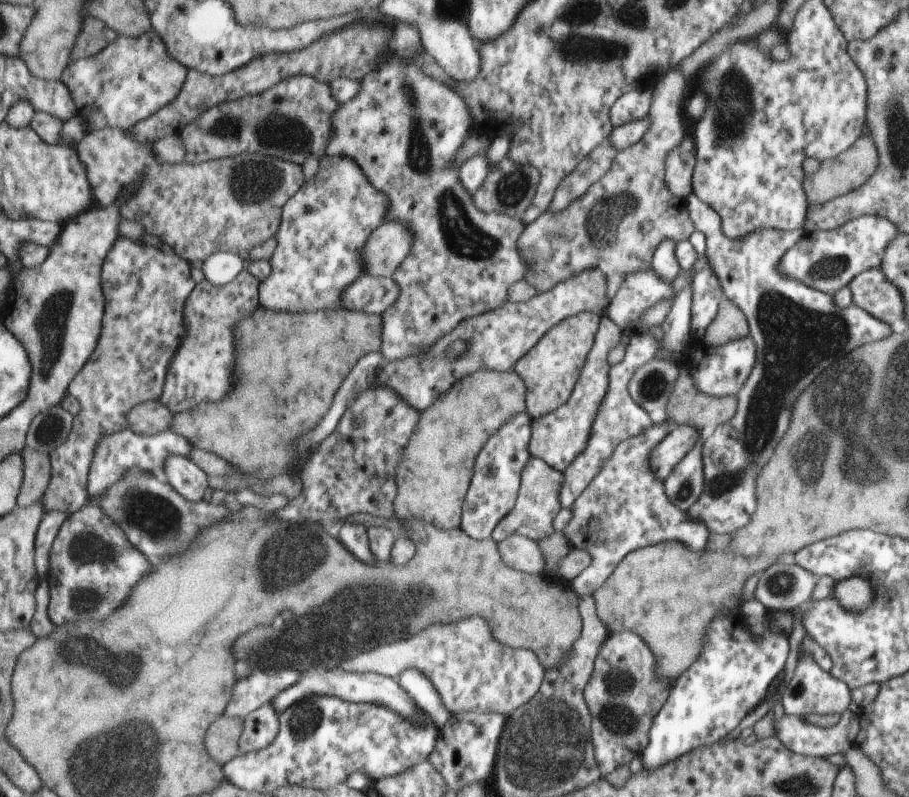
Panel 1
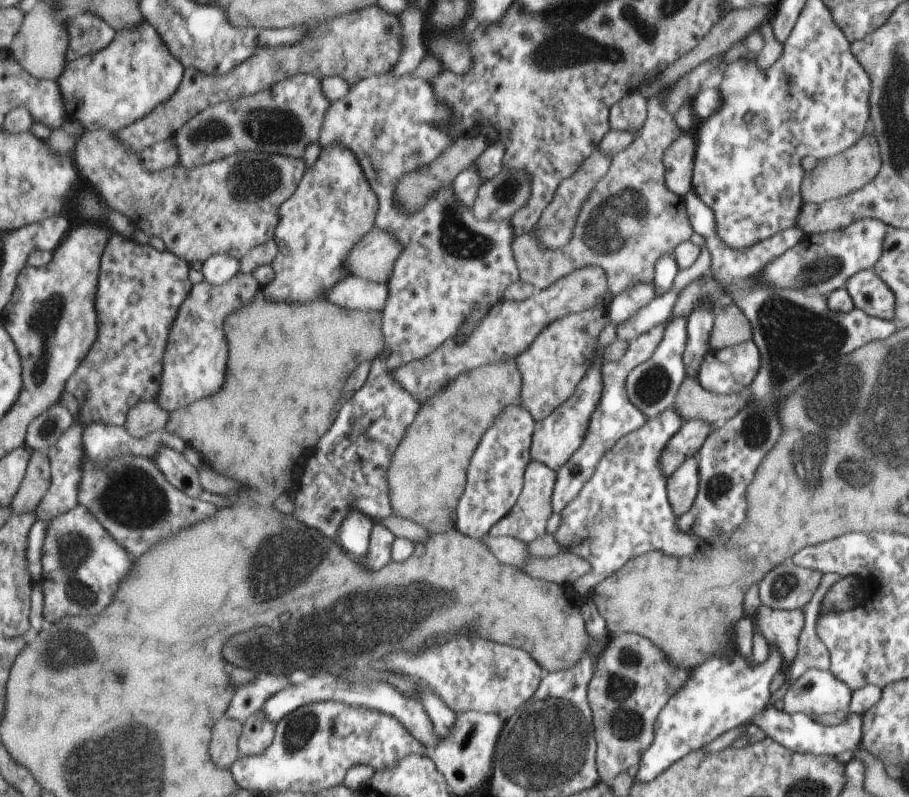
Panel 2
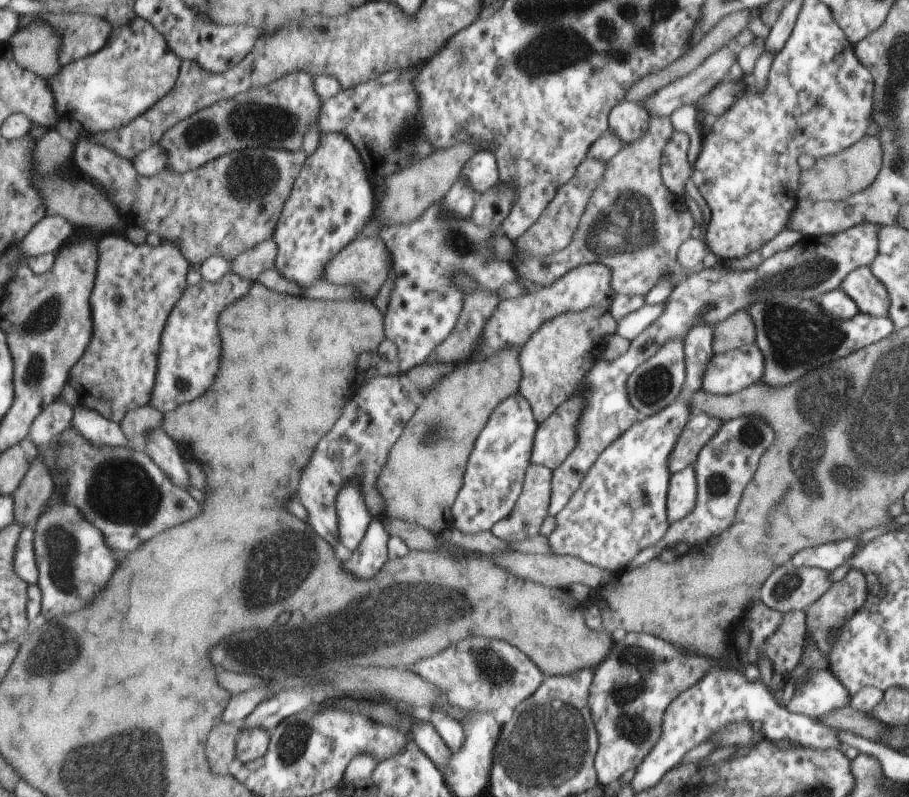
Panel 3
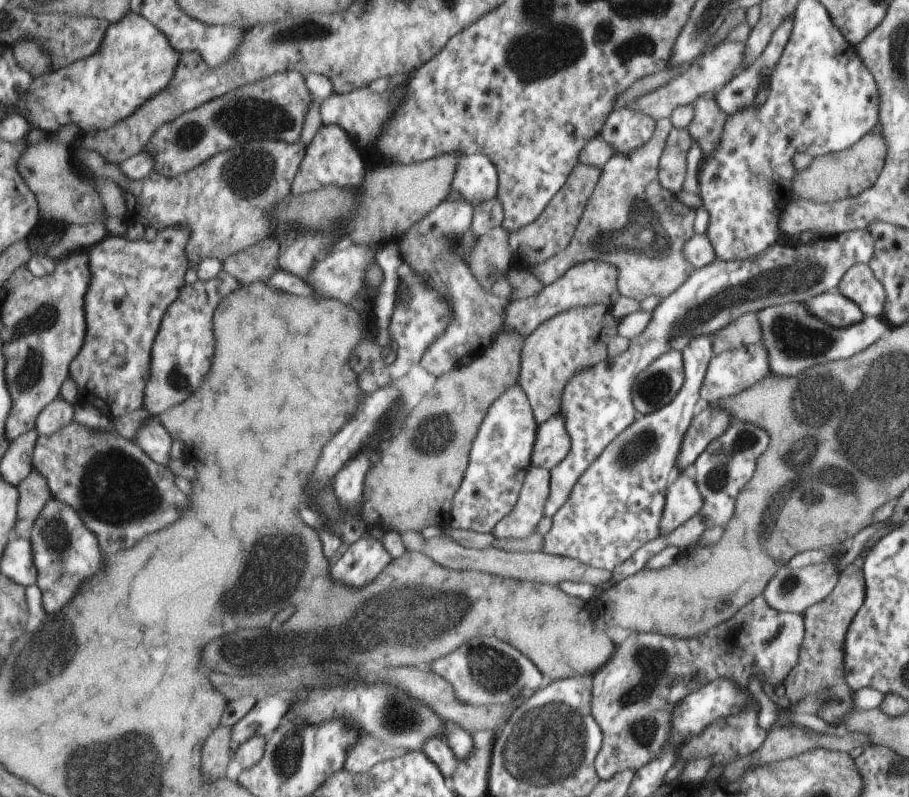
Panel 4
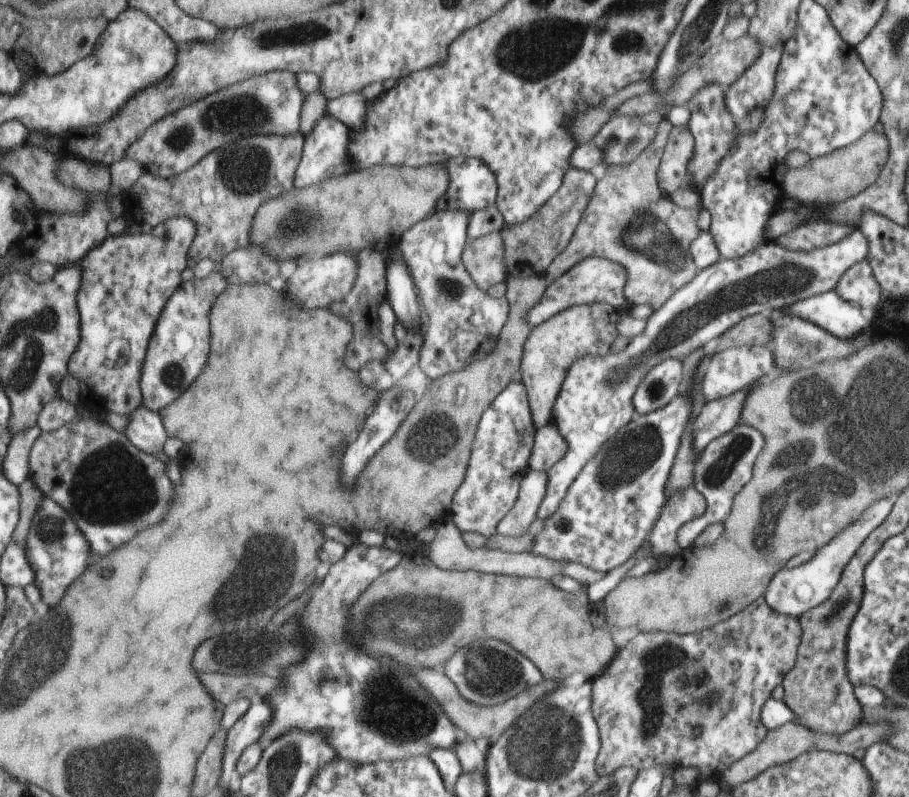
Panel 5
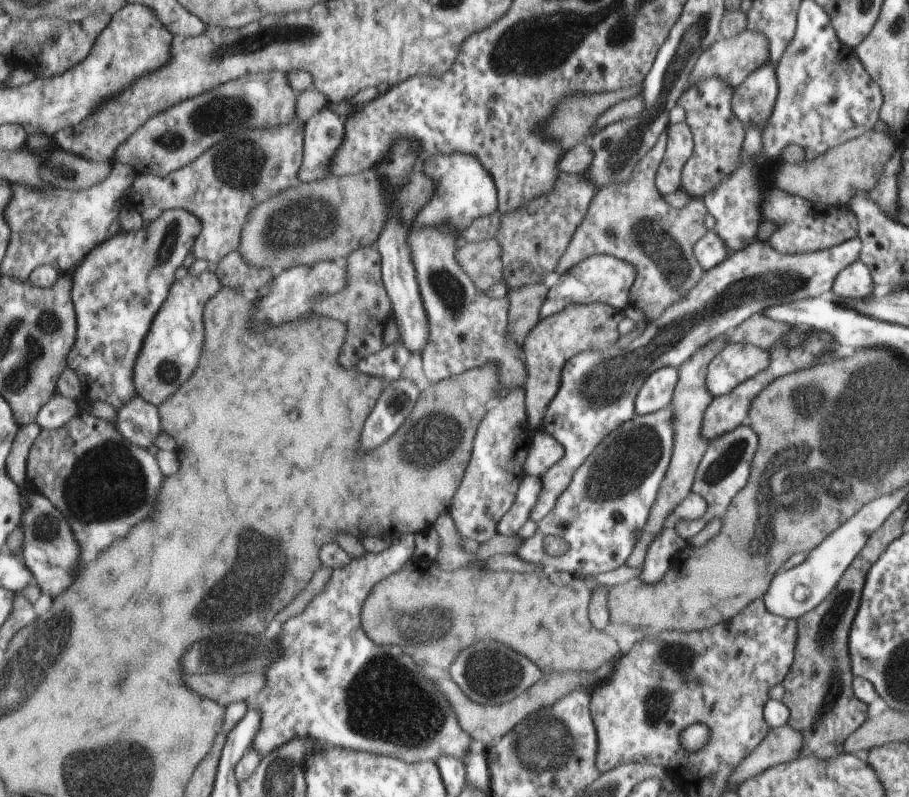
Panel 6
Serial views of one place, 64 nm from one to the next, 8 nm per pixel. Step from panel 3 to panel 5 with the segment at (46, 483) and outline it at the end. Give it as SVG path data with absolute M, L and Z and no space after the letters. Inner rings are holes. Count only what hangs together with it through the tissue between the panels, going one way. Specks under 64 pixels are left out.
M30 475L20 487L21 517L20 525L17 526L16 533L13 536L14 542L19 546L26 546L28 534L31 530L33 516L39 512L43 506L43 500L47 500L47 494L41 490L39 482L33 475Z

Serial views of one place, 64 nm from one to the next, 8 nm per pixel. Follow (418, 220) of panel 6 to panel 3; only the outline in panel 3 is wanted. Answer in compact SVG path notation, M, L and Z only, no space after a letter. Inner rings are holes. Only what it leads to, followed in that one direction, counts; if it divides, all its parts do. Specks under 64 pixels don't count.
M483 150L472 156L461 170L459 177L465 178L469 182L469 188L478 195L497 182L498 174L495 156Z

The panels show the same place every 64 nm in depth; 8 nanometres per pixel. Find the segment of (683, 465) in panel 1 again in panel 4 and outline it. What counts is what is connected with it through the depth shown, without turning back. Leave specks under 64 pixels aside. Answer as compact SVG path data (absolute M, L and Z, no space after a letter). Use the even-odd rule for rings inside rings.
M690 470L674 472L667 487L664 502L664 516L660 525L660 536L666 536L677 529L683 522L688 522L695 514L700 513L704 505L695 477Z

